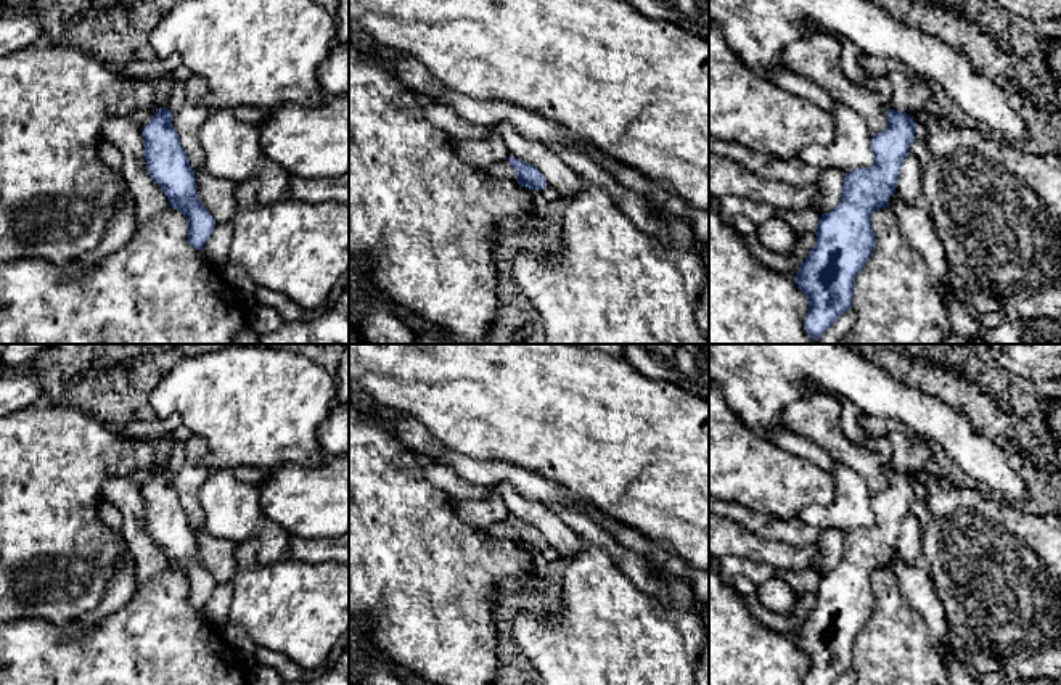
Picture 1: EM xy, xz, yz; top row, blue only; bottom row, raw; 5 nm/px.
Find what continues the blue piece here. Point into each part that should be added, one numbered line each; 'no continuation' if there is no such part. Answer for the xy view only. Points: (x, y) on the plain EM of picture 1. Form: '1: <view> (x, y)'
1: xy (176, 460)

